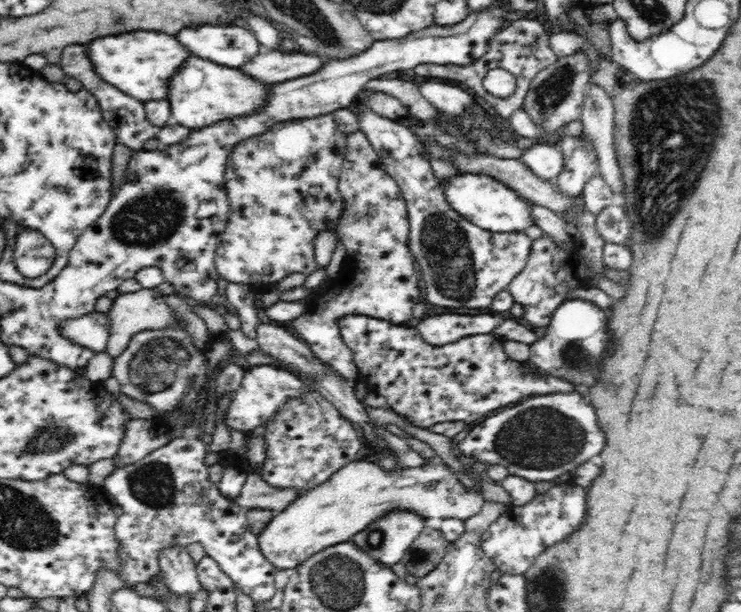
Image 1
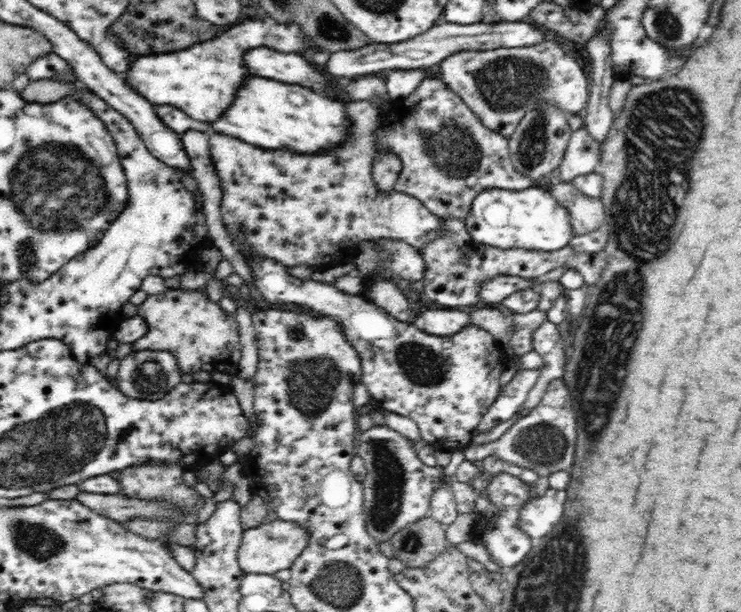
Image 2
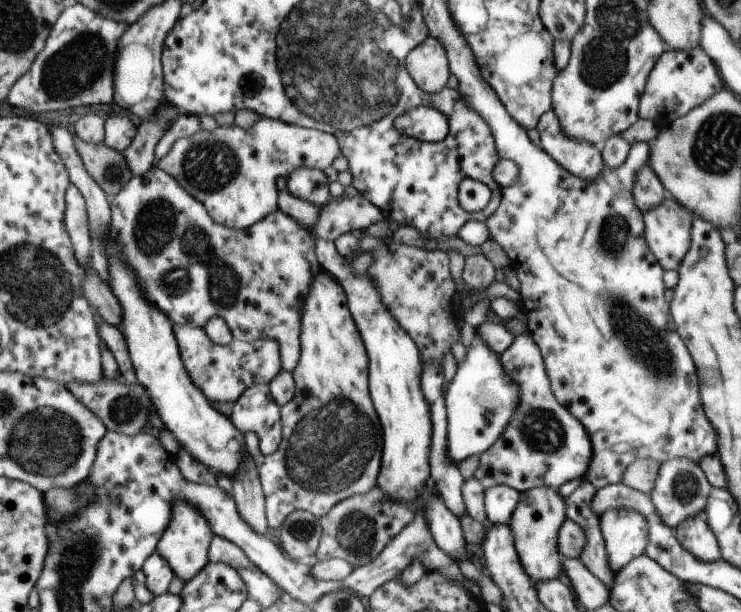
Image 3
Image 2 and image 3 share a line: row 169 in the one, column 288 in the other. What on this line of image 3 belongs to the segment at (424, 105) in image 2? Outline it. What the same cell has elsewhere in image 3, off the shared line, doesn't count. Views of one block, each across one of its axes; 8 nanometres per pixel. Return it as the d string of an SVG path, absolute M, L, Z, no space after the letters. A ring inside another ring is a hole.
M321 271L311 280L311 288L303 300L303 306L301 306L301 318L299 318L299 360L295 365L295 368L290 372L292 374L294 382L294 391L291 398L279 407L280 414L280 426L281 426L281 438L277 445L277 450L273 454L264 455L258 447L258 440L250 432L243 434L245 450L251 456L253 460L259 484L261 486L264 506L265 506L265 518L268 526L271 528L279 529L281 524L284 523L285 516L289 516L293 511L307 511L310 512L315 518L321 518L325 516L337 502L346 499L348 496L356 494L365 494L369 492L371 488L376 485L377 474L379 474L379 464L381 464L381 428L379 428L379 422L377 422L377 416L373 412L373 406L371 406L371 400L369 400L369 394L367 394L368 384L368 358L365 356L365 348L361 344L362 340L359 340L359 332L355 328L353 318L349 314L347 308L347 302L345 294L338 282L331 280L327 276L327 272Z

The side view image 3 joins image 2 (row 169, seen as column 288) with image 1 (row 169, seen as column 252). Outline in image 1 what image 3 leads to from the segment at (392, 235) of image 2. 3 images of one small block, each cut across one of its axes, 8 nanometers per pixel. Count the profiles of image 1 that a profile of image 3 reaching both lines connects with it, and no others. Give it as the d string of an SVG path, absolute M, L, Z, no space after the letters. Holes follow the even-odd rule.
M341 108L309 119L277 122L266 132L244 138L232 148L224 166L224 187L228 197L228 223L216 249L215 267L229 283L264 289L285 276L301 272L310 275L318 265L314 245L322 231L336 231L345 213L339 193L339 174L350 135L360 130L356 111Z

